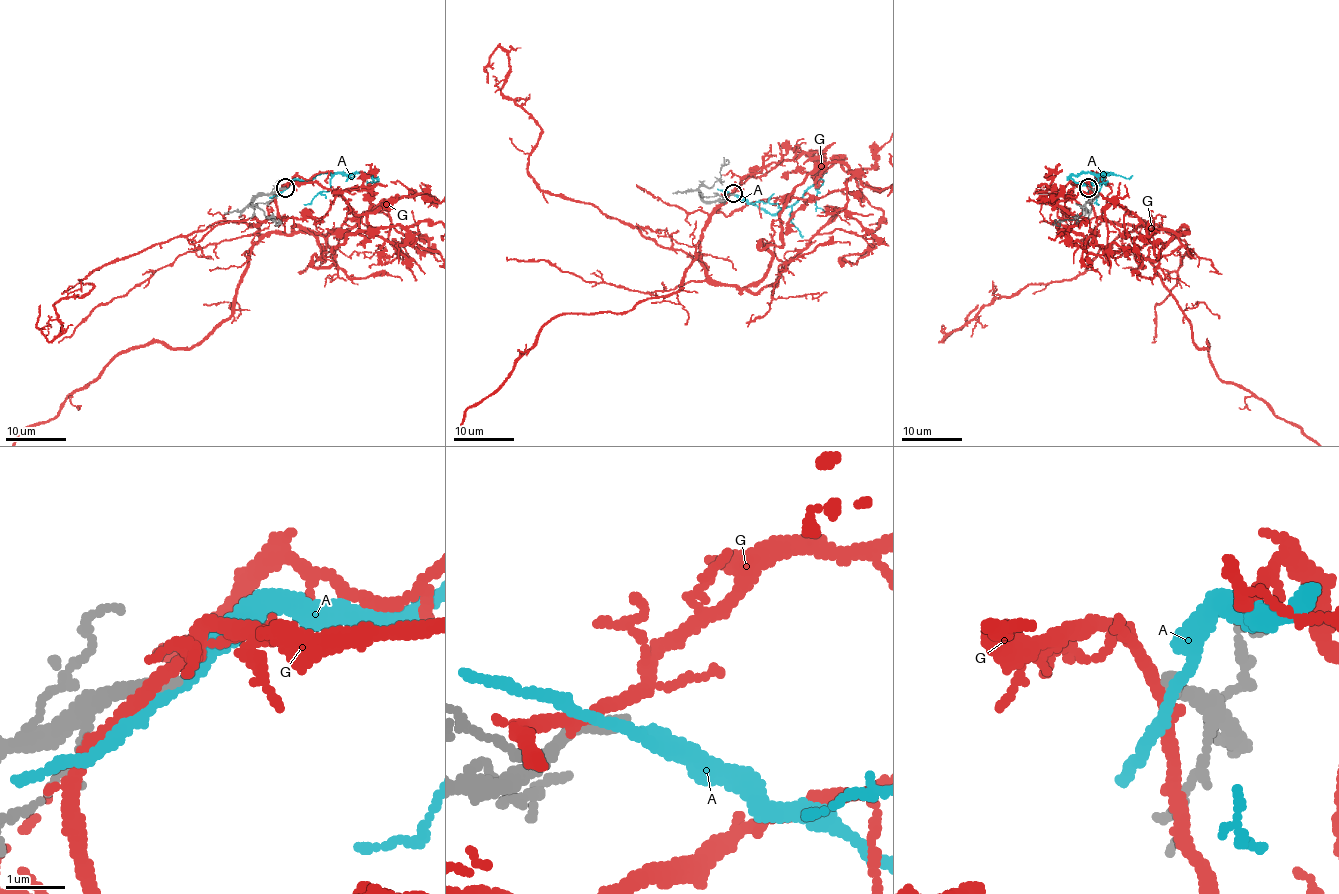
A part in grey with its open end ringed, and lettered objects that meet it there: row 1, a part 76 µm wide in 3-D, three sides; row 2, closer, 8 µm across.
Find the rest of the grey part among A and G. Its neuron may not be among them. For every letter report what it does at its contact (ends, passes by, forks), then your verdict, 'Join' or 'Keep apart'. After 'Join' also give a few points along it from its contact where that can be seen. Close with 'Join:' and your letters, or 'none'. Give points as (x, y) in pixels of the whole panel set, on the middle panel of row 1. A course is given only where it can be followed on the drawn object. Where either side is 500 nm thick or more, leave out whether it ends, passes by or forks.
A: It passes by. Keep apart
G: It passes by. Keep apart
Join: none

